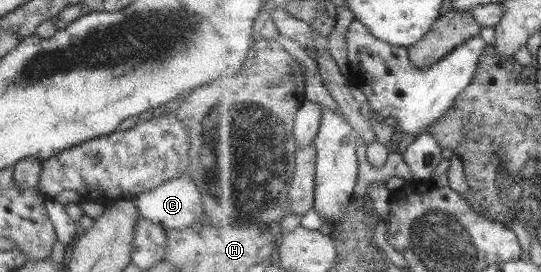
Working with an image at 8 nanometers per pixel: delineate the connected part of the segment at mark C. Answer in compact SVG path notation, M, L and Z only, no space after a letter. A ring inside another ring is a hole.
M184 173L174 179L164 181L155 189L140 193L132 199L139 215L152 221L152 223L156 223L164 231L166 229L184 229L203 218L203 207L206 202L202 199L198 187Z

